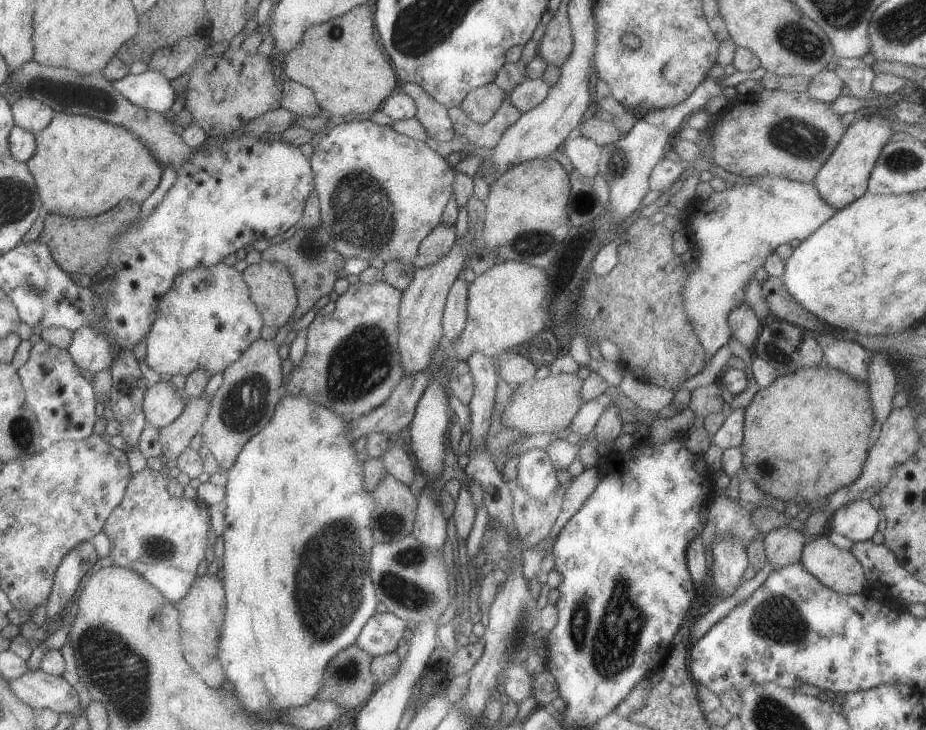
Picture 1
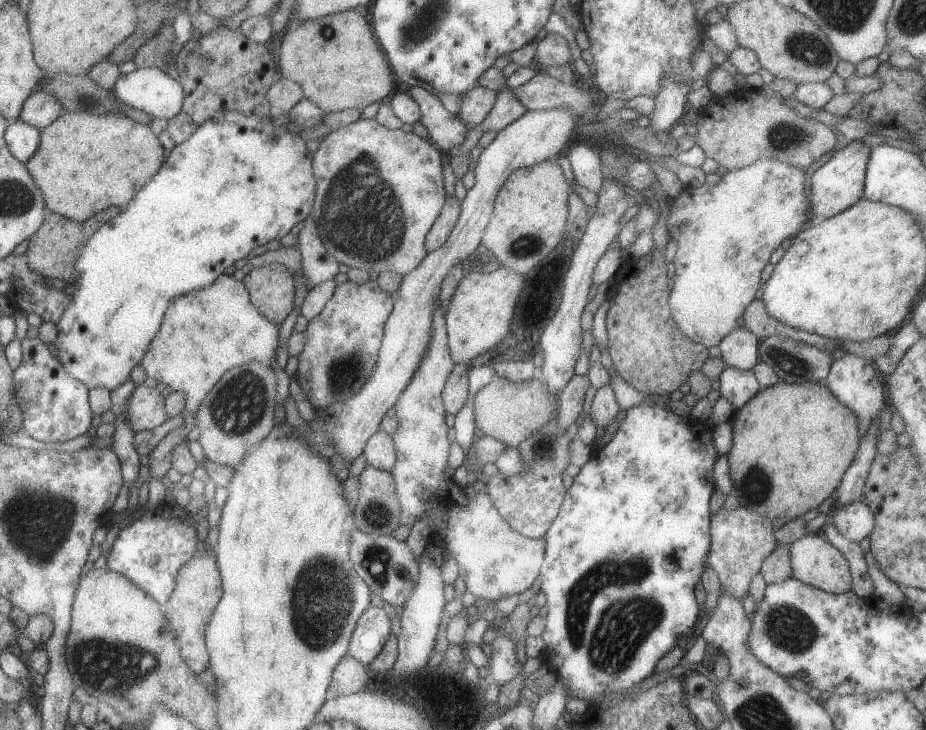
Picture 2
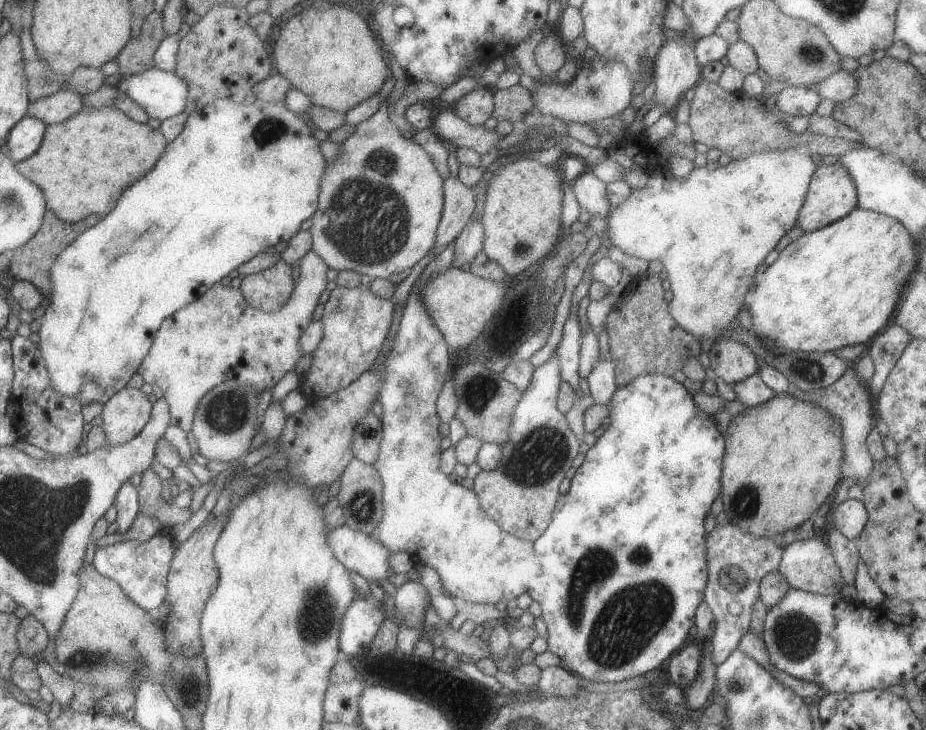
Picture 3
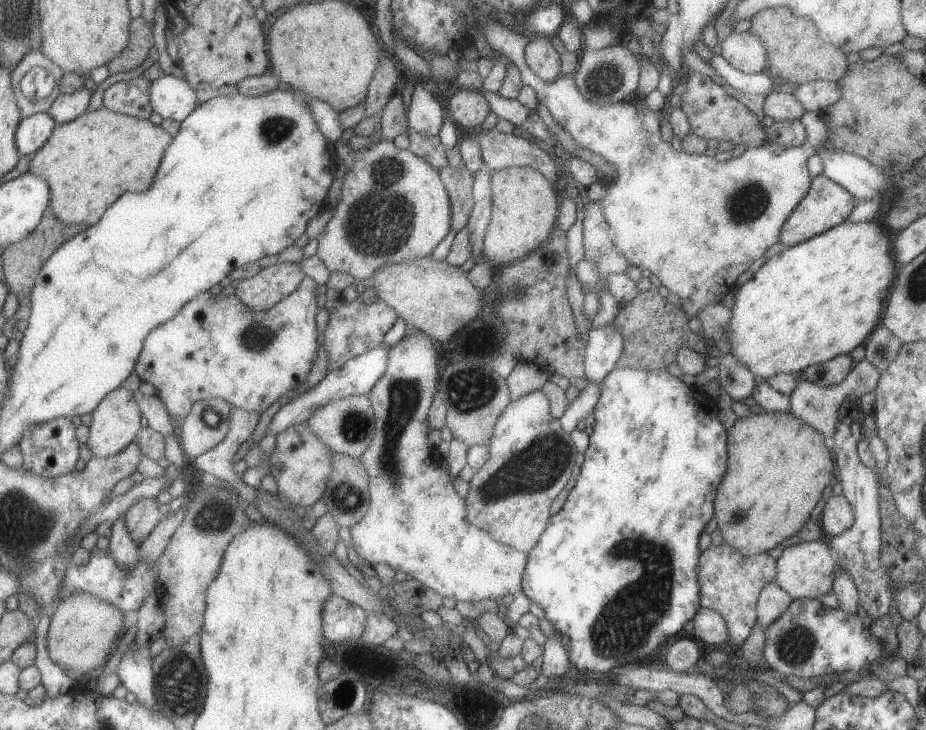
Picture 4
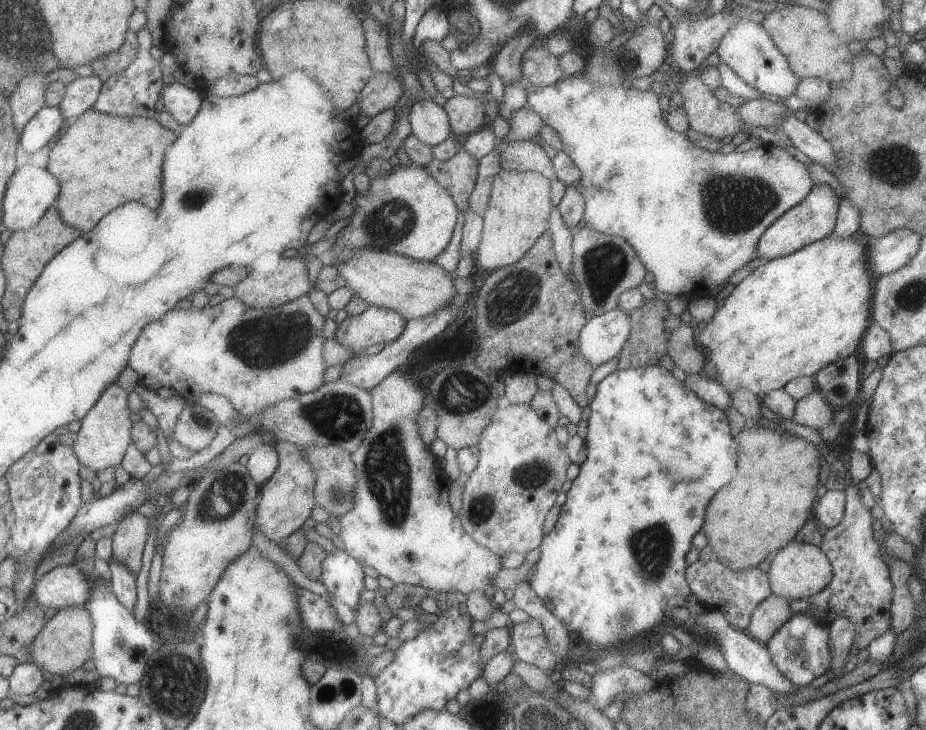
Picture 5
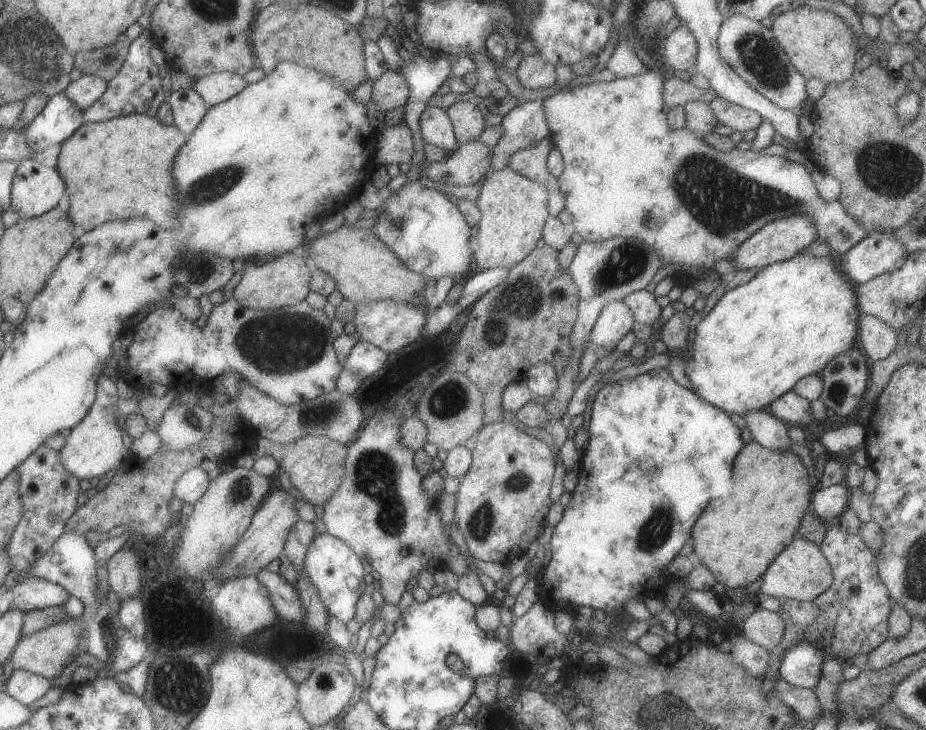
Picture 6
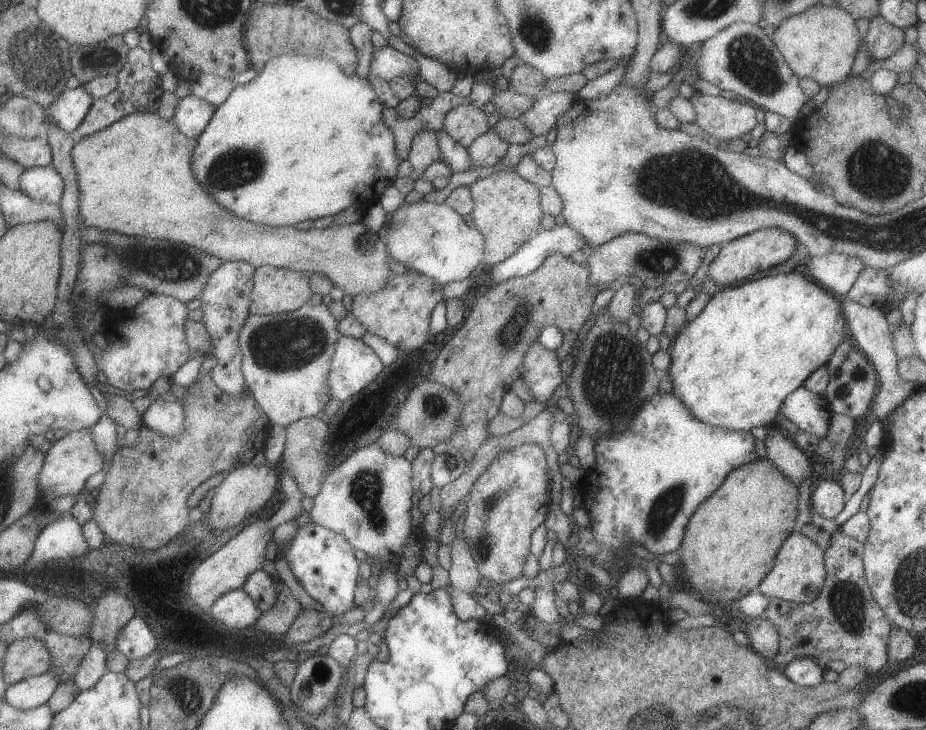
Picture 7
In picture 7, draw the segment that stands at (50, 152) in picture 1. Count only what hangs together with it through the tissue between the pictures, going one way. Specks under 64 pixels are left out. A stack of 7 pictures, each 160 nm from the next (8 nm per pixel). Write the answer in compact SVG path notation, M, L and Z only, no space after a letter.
M142 112L129 113L122 119L116 120L113 124L98 130L90 135L85 135L77 141L70 150L70 157L72 160L72 165L74 166L76 172L76 181L78 182L78 217L80 222L82 222L86 228L93 226L101 232L113 231L114 233L119 233L120 235L131 235L137 238L165 238L165 240L175 240L175 242L183 242L184 245L195 247L196 249L202 250L203 252L209 253L210 255L220 258L222 261L245 261L254 267L261 265L274 266L275 268L288 268L294 271L303 271L308 274L317 273L326 276L335 287L339 287L344 294L349 296L356 295L362 292L374 293L379 291L386 284L390 276L393 274L389 269L389 258L386 243L382 236L382 232L374 233L373 231L368 231L364 222L357 221L354 223L349 223L346 225L329 225L324 229L308 229L304 231L298 231L295 227L284 226L284 227L270 227L263 225L256 225L252 222L237 218L234 214L227 212L221 205L213 202L203 190L201 186L197 184L197 180L193 178L193 173L190 165L190 156L196 145L196 139L190 139L184 137L178 131L176 124L172 120L163 120L156 112Z

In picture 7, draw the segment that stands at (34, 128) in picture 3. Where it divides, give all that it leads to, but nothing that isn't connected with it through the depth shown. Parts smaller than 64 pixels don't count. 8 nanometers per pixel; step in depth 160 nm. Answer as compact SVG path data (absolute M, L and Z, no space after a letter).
M82 86L74 89L64 88L47 106L46 122L48 120L63 132L72 134L87 114L92 102L90 94L87 94Z

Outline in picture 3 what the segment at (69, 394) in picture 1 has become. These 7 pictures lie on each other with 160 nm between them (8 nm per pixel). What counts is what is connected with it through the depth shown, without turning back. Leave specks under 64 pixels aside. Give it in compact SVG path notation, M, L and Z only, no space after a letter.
M15 335L10 340L12 354L12 389L10 396L13 410L13 424L19 438L48 452L51 458L73 454L83 438L82 404L76 398L56 393L50 385L50 378L43 357L35 342Z

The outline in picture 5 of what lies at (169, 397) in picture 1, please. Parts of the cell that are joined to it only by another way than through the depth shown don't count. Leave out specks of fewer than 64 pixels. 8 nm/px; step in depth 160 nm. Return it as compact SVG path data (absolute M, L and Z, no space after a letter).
M115 382L109 384L81 420L81 428L70 447L77 462L95 473L121 464L127 446L132 442L130 429L134 418L127 406L127 391Z

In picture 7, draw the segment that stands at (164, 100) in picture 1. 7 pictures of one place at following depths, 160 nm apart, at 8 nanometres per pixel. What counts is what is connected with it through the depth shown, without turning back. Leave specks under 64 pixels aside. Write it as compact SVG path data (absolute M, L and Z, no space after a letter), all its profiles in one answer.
M191 93L177 101L172 121L184 137L196 139L209 122L214 106Z

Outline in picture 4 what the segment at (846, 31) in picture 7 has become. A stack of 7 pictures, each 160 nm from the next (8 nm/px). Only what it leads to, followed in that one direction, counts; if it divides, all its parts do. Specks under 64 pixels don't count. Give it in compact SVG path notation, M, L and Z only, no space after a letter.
M771 7L759 10L749 20L749 32L753 33L765 47L765 72L781 82L835 81L847 77L846 54L829 41L821 38L814 22L805 17L796 17L788 8Z

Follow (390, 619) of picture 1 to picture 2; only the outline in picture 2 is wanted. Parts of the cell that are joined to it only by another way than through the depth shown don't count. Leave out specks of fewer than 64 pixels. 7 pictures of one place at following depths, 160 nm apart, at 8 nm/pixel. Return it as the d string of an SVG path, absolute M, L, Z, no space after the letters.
M372 605L357 619L350 636L348 652L363 666L367 666L383 648L390 635L391 621L382 608Z

